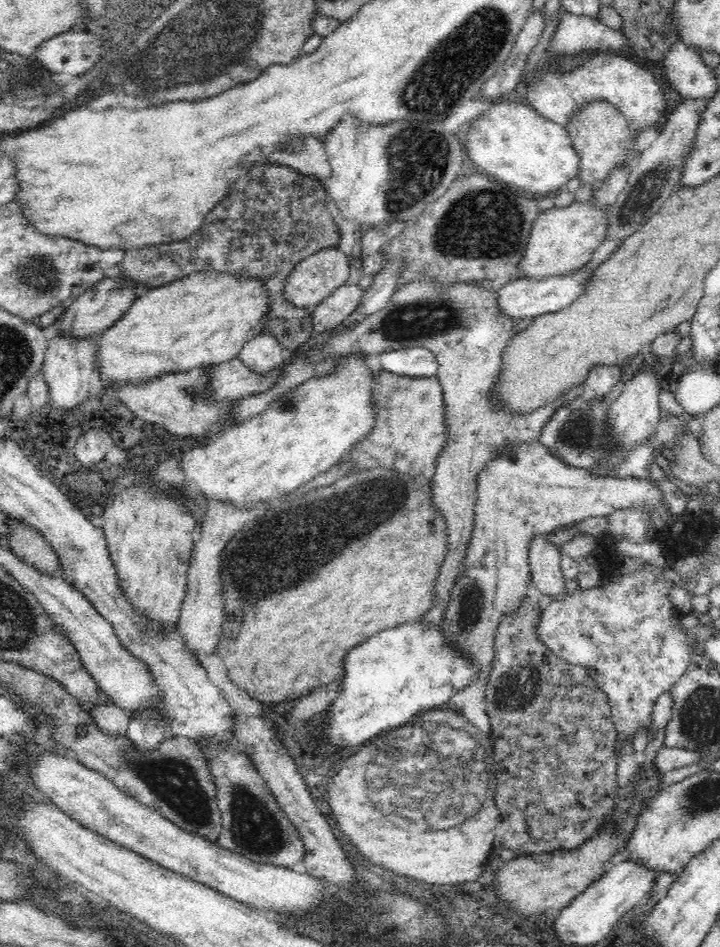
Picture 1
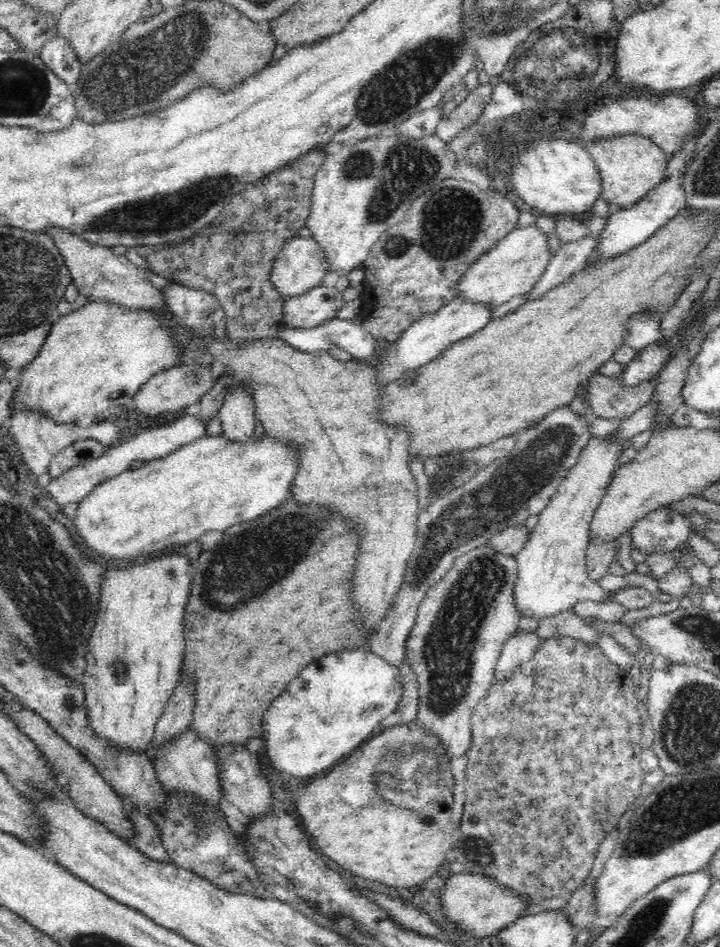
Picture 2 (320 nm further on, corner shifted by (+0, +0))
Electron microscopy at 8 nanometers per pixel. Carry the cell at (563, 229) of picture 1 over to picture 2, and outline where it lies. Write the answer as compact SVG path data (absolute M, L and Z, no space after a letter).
M536 225L517 226L464 270L464 274L456 282L456 296L452 300L476 303L490 310L502 306L512 298L526 294L536 284L552 255L548 249L546 234Z

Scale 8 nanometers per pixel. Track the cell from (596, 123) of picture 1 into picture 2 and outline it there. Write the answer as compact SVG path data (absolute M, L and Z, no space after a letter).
M624 135L585 146L602 175L602 192L615 209L627 209L644 198L668 178L669 156L650 139L640 135Z

